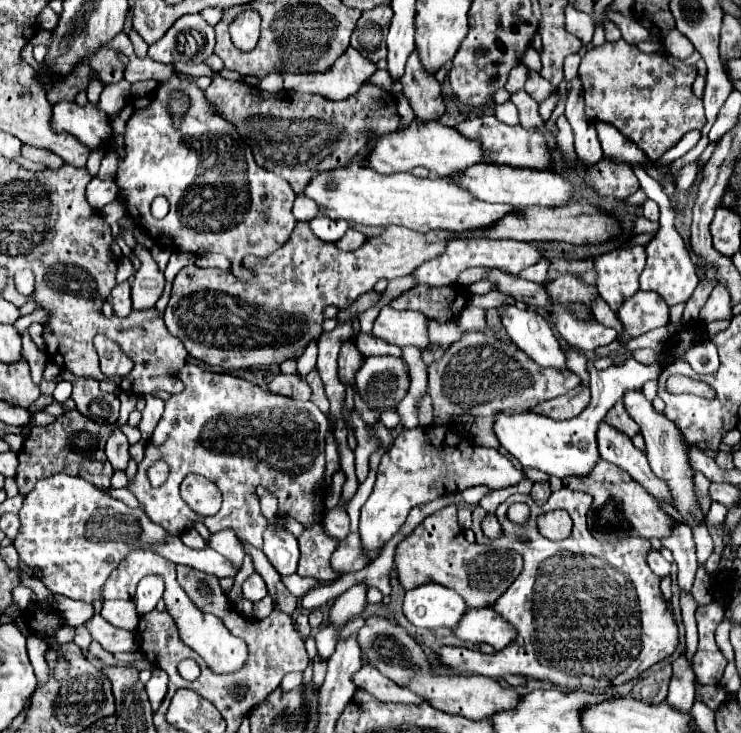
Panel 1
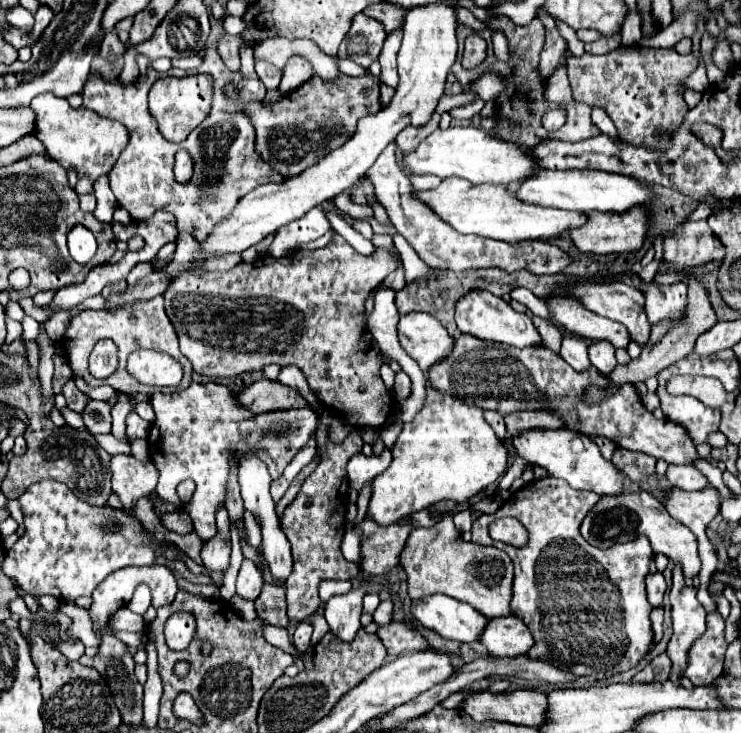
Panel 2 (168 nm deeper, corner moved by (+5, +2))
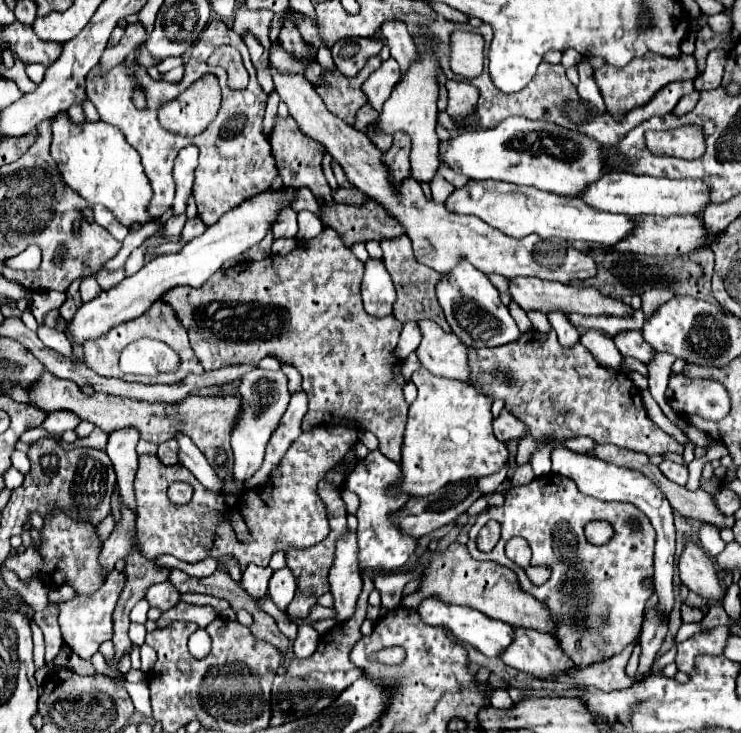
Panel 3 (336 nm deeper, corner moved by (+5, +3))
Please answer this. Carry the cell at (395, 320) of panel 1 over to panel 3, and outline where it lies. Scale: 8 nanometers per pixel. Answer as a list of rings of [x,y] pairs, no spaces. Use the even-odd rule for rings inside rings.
[[[419,322],[423,332],[417,356],[421,364],[435,376],[469,382],[467,346],[453,334],[443,332],[435,322]]]

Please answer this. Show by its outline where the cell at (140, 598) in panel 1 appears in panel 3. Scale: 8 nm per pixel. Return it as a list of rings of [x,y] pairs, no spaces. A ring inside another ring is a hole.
[[[139,600],[133,610],[131,610],[131,622],[139,622],[139,624],[145,624],[147,622],[147,612],[149,612],[149,602],[147,600]]]

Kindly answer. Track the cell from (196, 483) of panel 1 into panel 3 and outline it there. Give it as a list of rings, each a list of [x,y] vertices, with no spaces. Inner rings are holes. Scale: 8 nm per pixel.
[[[321,426],[301,434],[287,450],[285,458],[281,458],[269,480],[259,488],[245,490],[242,507],[241,500],[237,500],[239,496],[234,496],[234,506],[227,504],[224,493],[209,492],[185,466],[163,466],[155,454],[141,454],[135,476],[139,508],[137,540],[141,554],[147,560],[155,560],[161,554],[173,554],[187,562],[233,556],[241,572],[245,572],[249,564],[269,566],[271,556],[279,550],[301,550],[323,542],[329,534],[329,522],[325,504],[317,494],[317,484],[341,462],[341,458],[347,456],[353,444],[357,444],[357,430],[349,426]],[[173,482],[189,482],[193,486],[193,498],[189,504],[179,506],[169,500],[166,492]],[[230,521],[231,528],[219,528]]]

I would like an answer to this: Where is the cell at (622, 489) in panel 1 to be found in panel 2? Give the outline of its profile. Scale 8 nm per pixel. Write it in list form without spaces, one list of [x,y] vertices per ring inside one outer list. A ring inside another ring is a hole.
[[[621,473],[621,477],[623,477],[625,491],[621,495],[603,495],[599,503],[583,519],[581,535],[585,537],[585,541],[599,549],[607,549],[613,547],[615,543],[633,541],[639,535],[645,535],[653,547],[653,553],[663,553],[669,559],[679,561],[683,565],[685,577],[695,577],[701,569],[695,535],[683,523],[673,519],[651,493],[643,491],[637,483],[631,483],[631,479],[625,473]]]

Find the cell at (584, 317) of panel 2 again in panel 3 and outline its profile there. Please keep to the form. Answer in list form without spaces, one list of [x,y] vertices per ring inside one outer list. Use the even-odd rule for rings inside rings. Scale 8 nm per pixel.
[[[623,332],[619,336],[613,338],[615,340],[615,346],[619,348],[619,352],[623,356],[633,356],[637,360],[641,360],[643,364],[649,364],[655,356],[655,350],[643,340],[641,332]]]

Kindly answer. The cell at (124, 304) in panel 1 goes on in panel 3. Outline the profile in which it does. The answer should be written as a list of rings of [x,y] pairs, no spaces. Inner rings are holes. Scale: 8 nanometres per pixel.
[[[99,270],[97,274],[95,274],[95,280],[99,282],[99,286],[103,288],[103,290],[109,290],[109,288],[113,288],[113,286],[117,286],[121,280],[125,278],[125,270]]]

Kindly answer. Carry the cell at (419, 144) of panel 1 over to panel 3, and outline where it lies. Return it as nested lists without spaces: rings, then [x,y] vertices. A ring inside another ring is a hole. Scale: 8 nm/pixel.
[[[509,116],[497,128],[465,130],[449,142],[441,142],[441,158],[459,174],[477,180],[491,178],[511,184],[527,184],[561,196],[579,196],[587,186],[611,172],[605,168],[607,164],[601,156],[603,150],[603,144],[583,132],[571,132],[551,122],[533,122],[523,116]]]

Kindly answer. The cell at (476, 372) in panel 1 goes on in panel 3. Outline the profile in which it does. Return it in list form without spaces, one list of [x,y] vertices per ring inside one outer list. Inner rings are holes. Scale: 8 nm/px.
[[[537,330],[525,332],[517,342],[505,344],[501,348],[469,350],[469,368],[471,368],[469,384],[481,390],[483,394],[489,394],[489,398],[493,400],[497,398],[505,400],[505,408],[525,424],[527,434],[519,442],[517,464],[529,462],[529,456],[535,450],[541,436],[555,436],[557,444],[561,444],[567,438],[587,436],[597,444],[615,444],[619,448],[643,452],[647,456],[665,454],[665,452],[683,454],[683,446],[677,444],[669,434],[665,434],[653,420],[649,420],[641,402],[641,392],[635,388],[633,396],[633,382],[625,374],[621,376],[621,372],[601,366],[581,342],[577,342],[571,348],[561,346],[553,330],[547,334],[541,334]]]

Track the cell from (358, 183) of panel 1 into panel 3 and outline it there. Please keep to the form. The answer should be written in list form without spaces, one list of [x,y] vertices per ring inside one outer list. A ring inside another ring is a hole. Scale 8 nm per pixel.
[[[469,180],[467,186],[455,190],[445,204],[449,206],[449,210],[457,210],[461,214],[473,214],[481,218],[489,226],[513,238],[539,234],[541,238],[563,238],[567,242],[573,240],[599,242],[611,248],[635,230],[635,216],[601,212],[591,208],[581,198],[559,196],[533,186],[517,186],[517,184],[493,182],[493,180]]]

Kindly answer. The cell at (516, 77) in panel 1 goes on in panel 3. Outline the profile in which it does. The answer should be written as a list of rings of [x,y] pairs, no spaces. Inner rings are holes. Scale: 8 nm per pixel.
[[[447,80],[445,86],[449,88],[449,102],[447,102],[447,114],[469,114],[473,112],[479,92],[475,86],[463,80]]]

